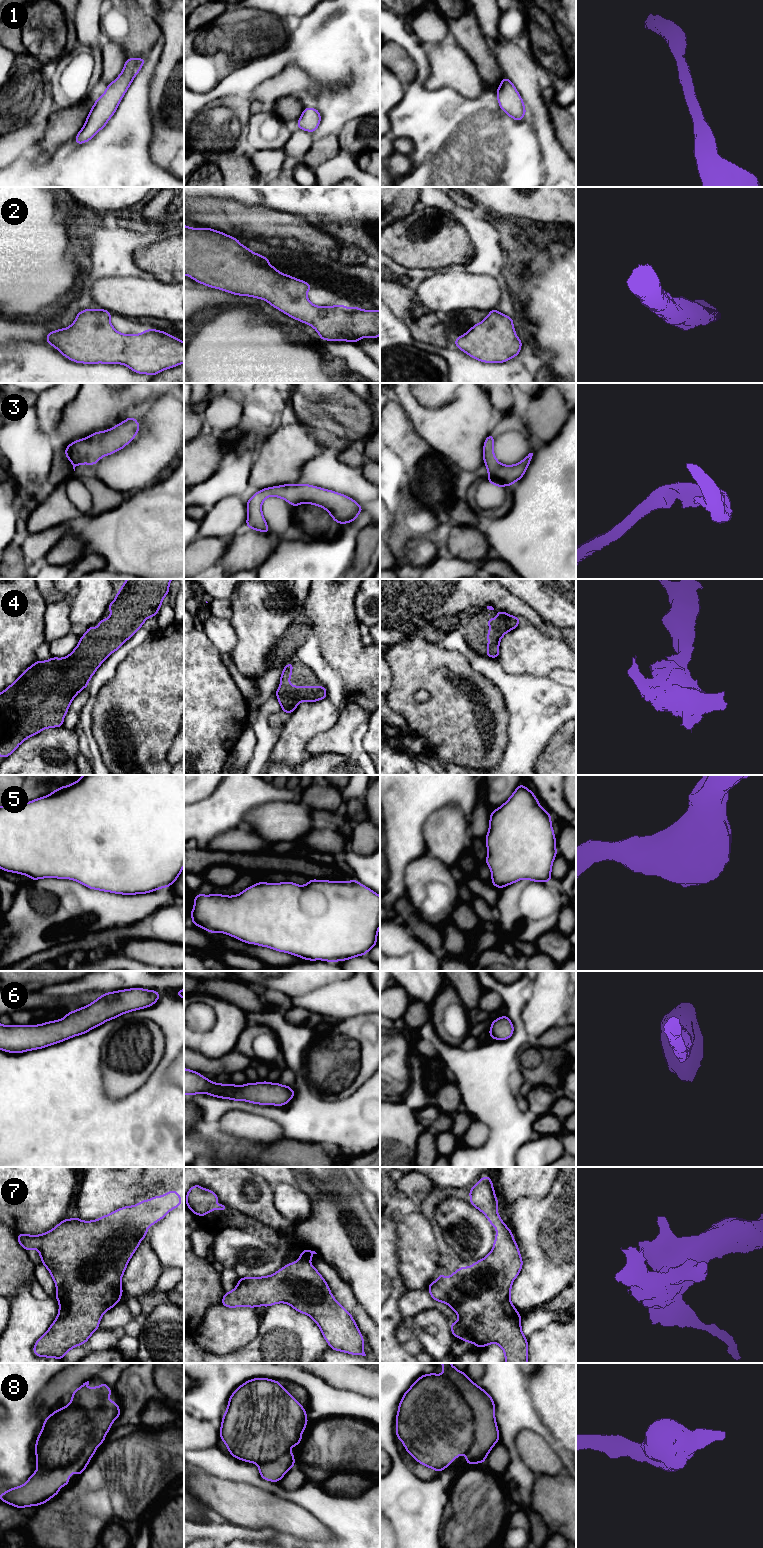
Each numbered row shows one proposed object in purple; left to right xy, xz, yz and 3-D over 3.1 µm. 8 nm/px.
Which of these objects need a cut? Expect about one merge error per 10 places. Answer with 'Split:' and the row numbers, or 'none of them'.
Split: none of them

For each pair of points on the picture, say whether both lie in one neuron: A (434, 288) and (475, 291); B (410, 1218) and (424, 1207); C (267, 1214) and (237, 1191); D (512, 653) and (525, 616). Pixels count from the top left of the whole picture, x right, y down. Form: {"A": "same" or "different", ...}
{"A": "same", "B": "different", "C": "same", "D": "different"}

